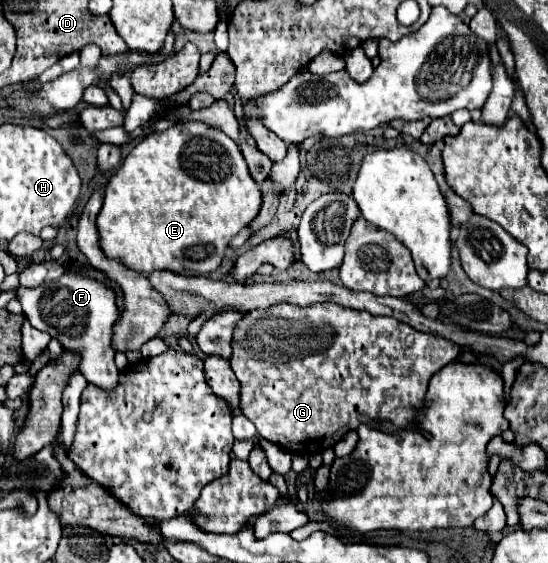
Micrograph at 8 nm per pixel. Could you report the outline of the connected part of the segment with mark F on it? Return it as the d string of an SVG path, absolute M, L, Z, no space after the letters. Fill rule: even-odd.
M64 273L60 279L38 287L20 287L16 291L16 299L32 327L50 333L66 351L80 353L78 369L88 383L104 391L112 391L112 387L116 387L118 369L114 365L112 335L114 325L120 319L120 309L116 305L116 293L106 281L84 273Z

